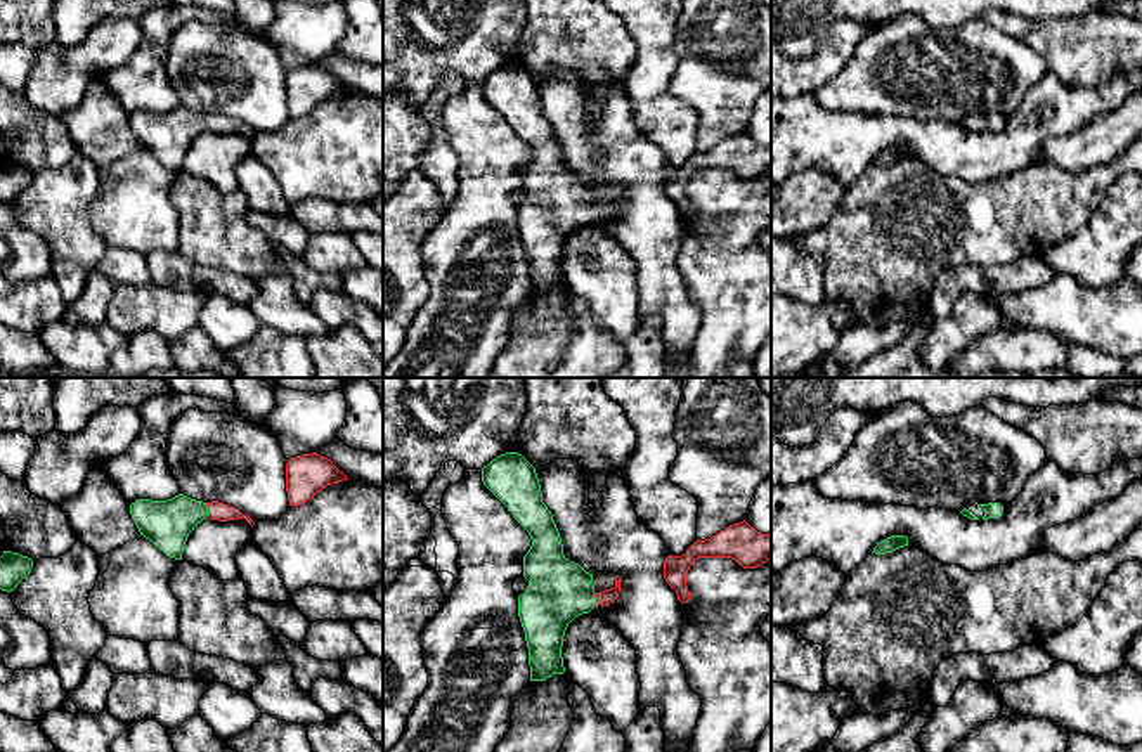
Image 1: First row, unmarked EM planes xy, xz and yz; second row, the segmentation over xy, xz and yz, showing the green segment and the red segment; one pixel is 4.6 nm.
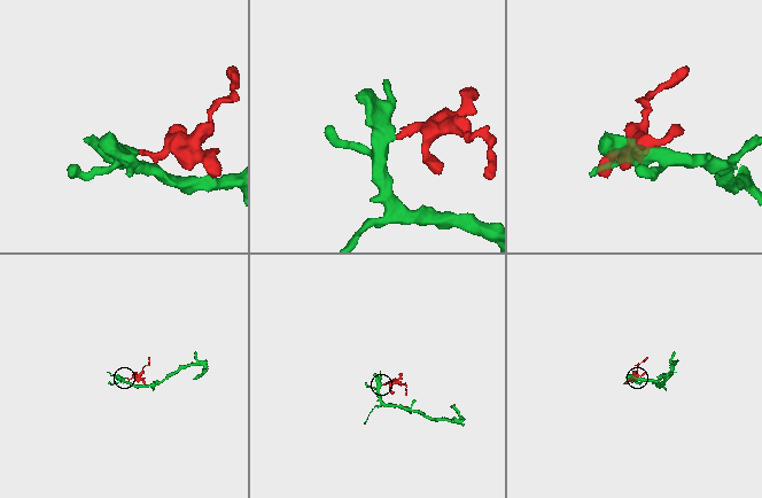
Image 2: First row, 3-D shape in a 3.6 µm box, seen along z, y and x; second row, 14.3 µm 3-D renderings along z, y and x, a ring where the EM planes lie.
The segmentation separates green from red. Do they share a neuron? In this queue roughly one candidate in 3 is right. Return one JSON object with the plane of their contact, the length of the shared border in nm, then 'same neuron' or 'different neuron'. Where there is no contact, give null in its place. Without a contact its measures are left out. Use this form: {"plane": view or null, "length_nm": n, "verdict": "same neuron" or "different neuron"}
{"plane": "xy", "length_nm": 70, "verdict": "same neuron"}

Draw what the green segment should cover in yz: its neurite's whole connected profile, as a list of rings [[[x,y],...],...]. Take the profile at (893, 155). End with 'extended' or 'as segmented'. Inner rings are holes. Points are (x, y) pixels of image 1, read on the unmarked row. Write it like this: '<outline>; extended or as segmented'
[[[891,147],[880,154],[877,154],[877,158],[873,159],[872,165],[875,166],[886,166],[886,165],[892,165],[899,159],[908,158],[908,149],[906,147]]]; as segmented

